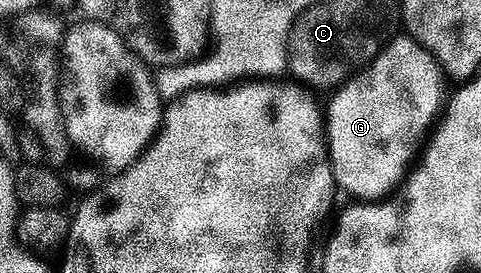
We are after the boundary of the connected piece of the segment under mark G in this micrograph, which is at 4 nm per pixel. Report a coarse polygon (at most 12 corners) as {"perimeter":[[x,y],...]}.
{"perimeter":[[400,35],[327,104],[336,187],[406,179],[443,108],[443,73]]}

